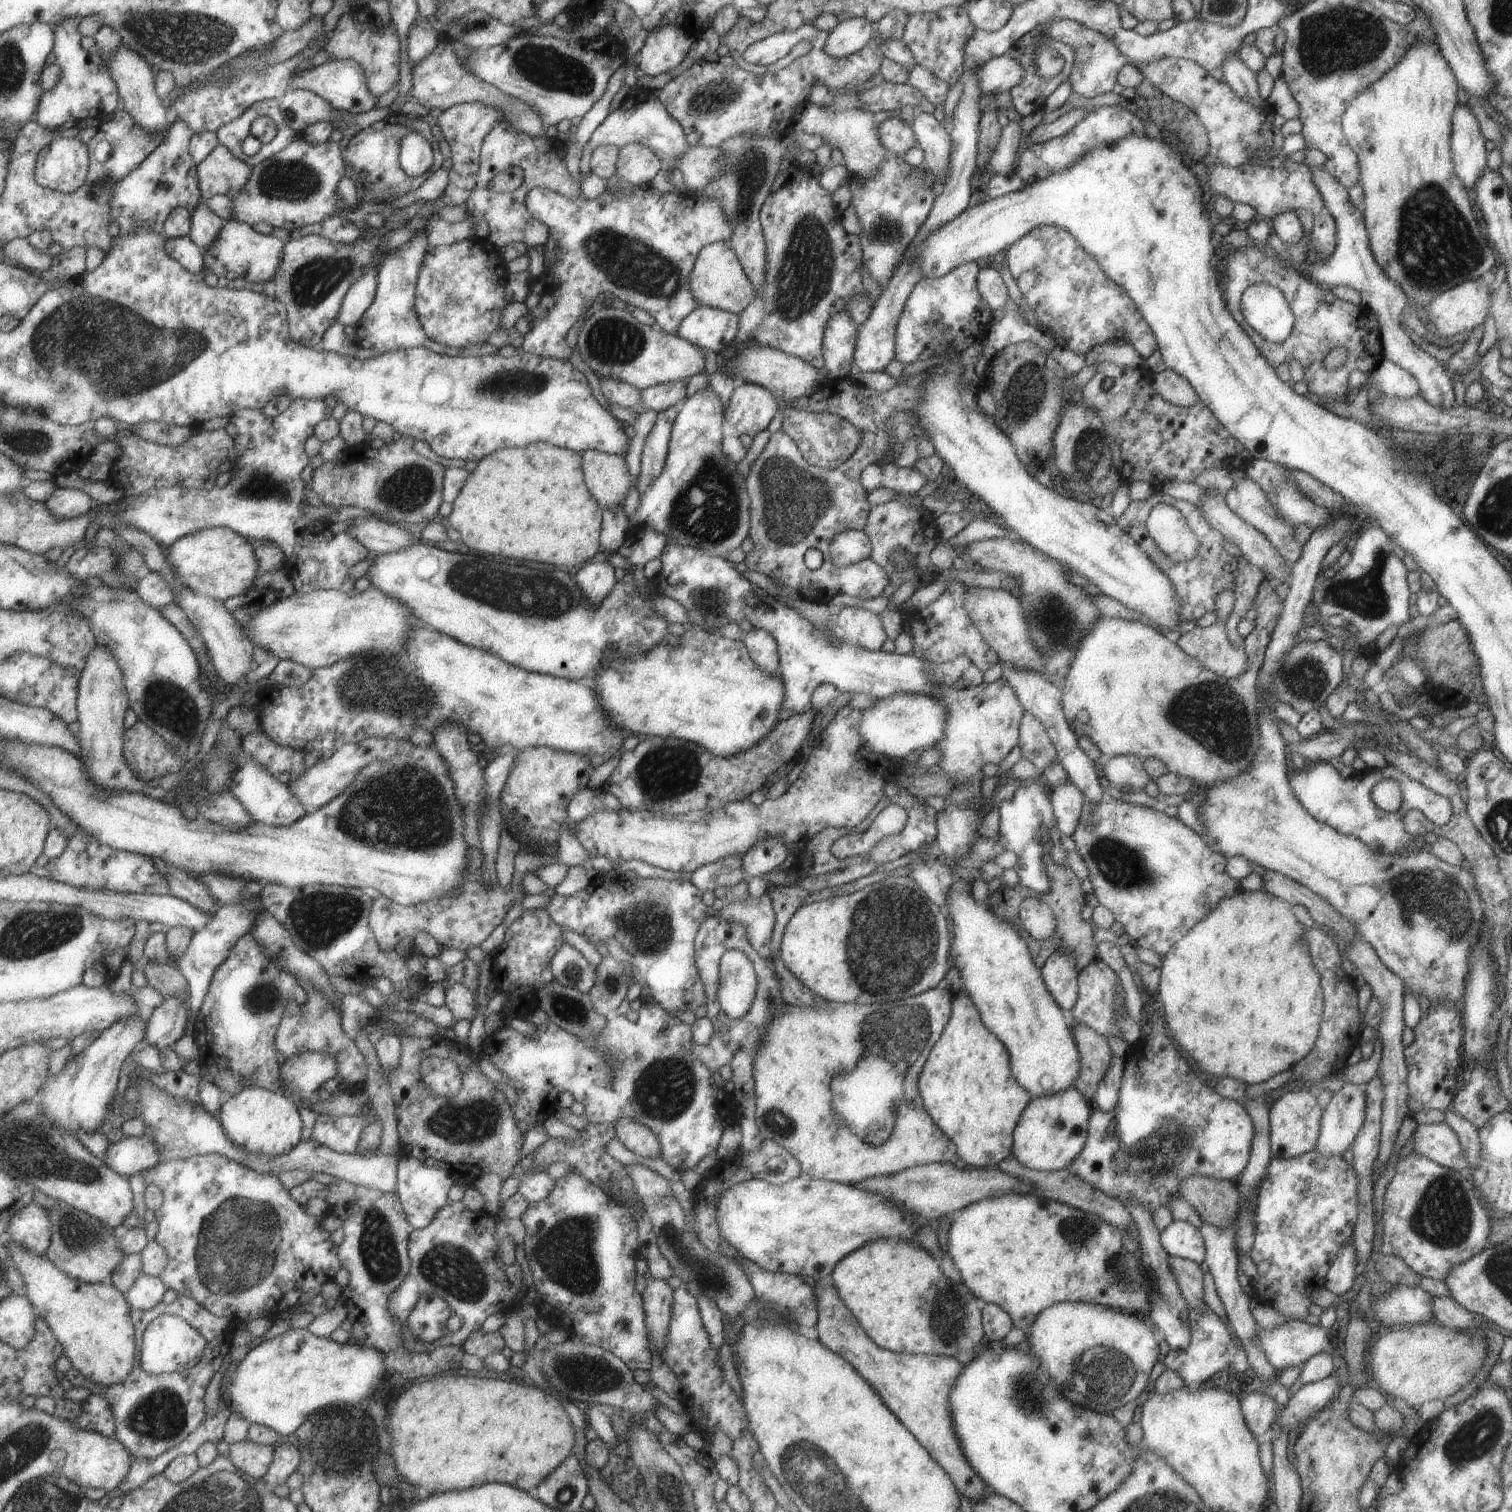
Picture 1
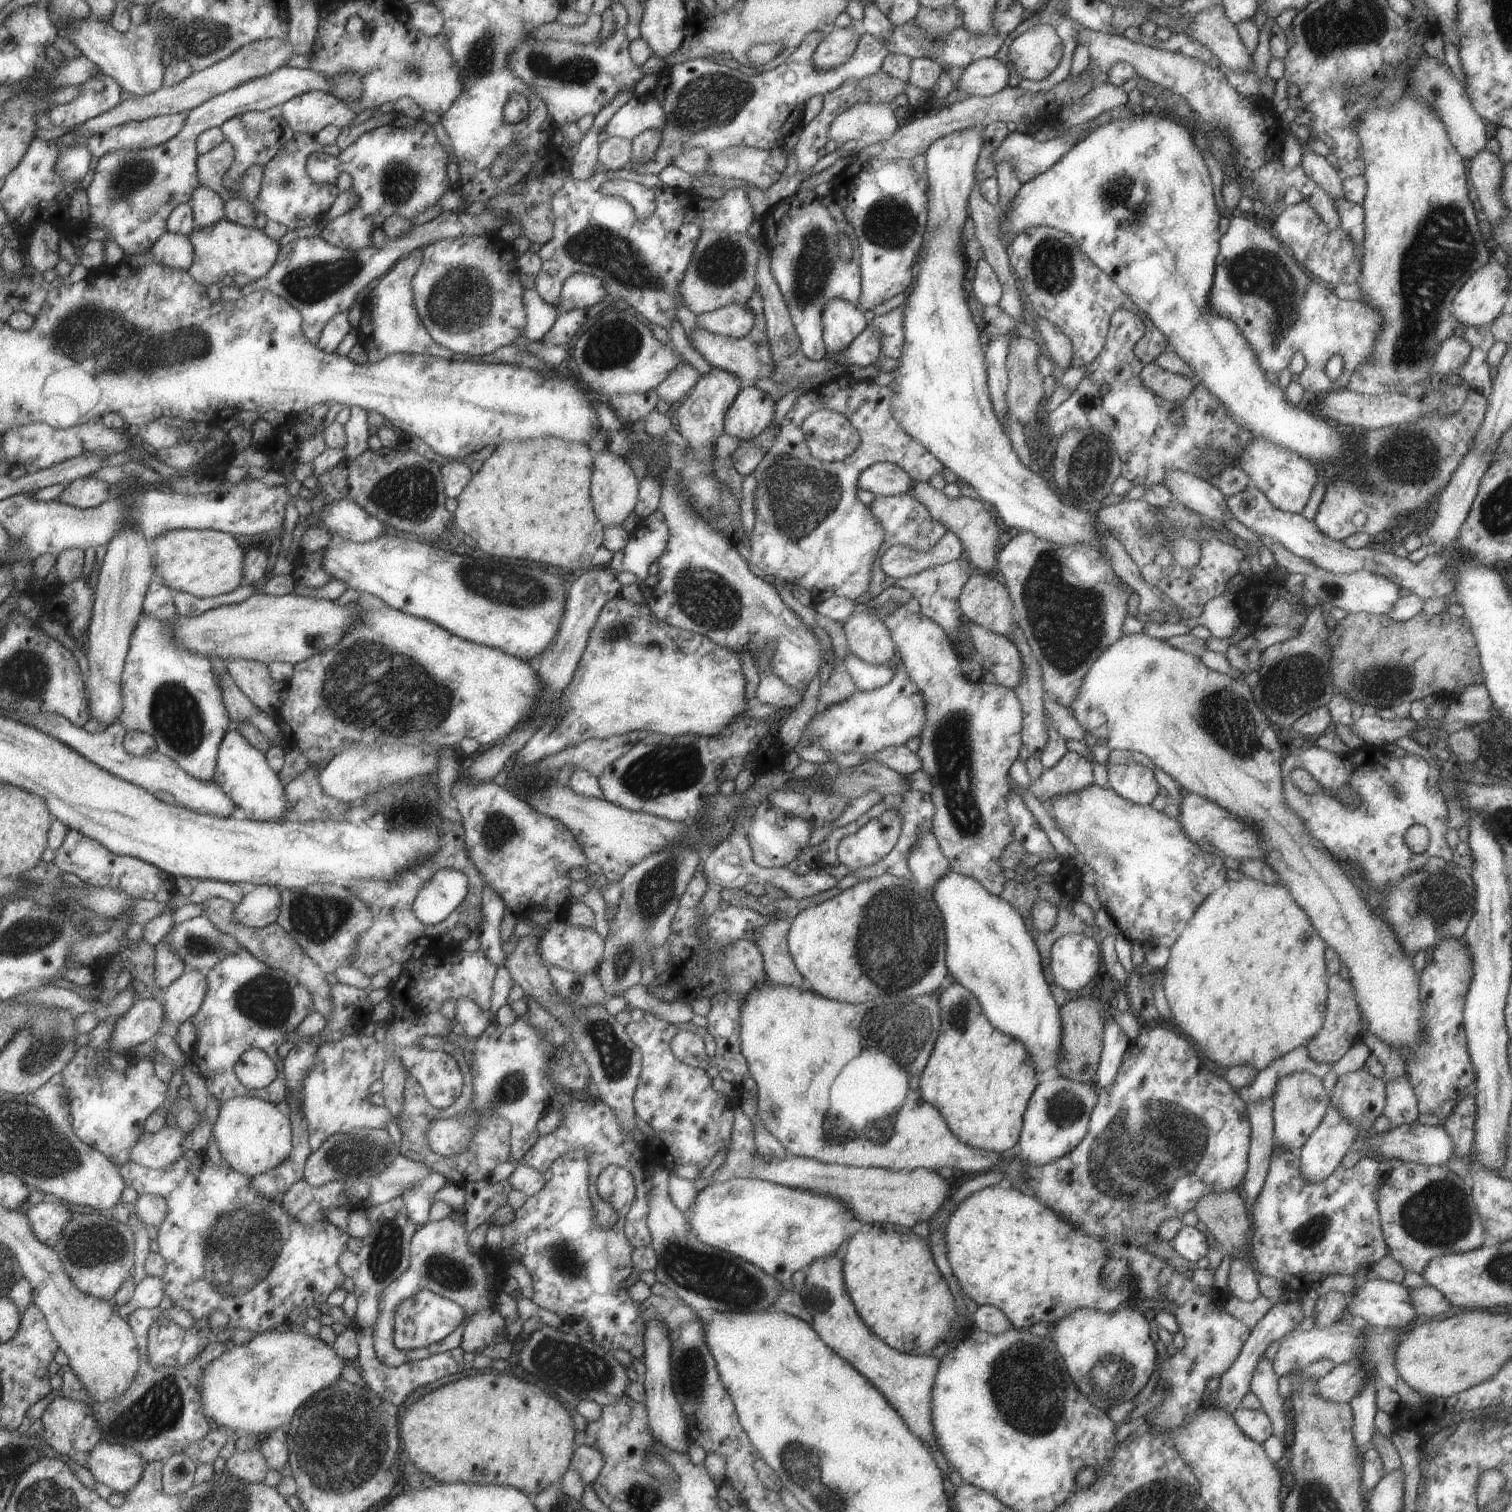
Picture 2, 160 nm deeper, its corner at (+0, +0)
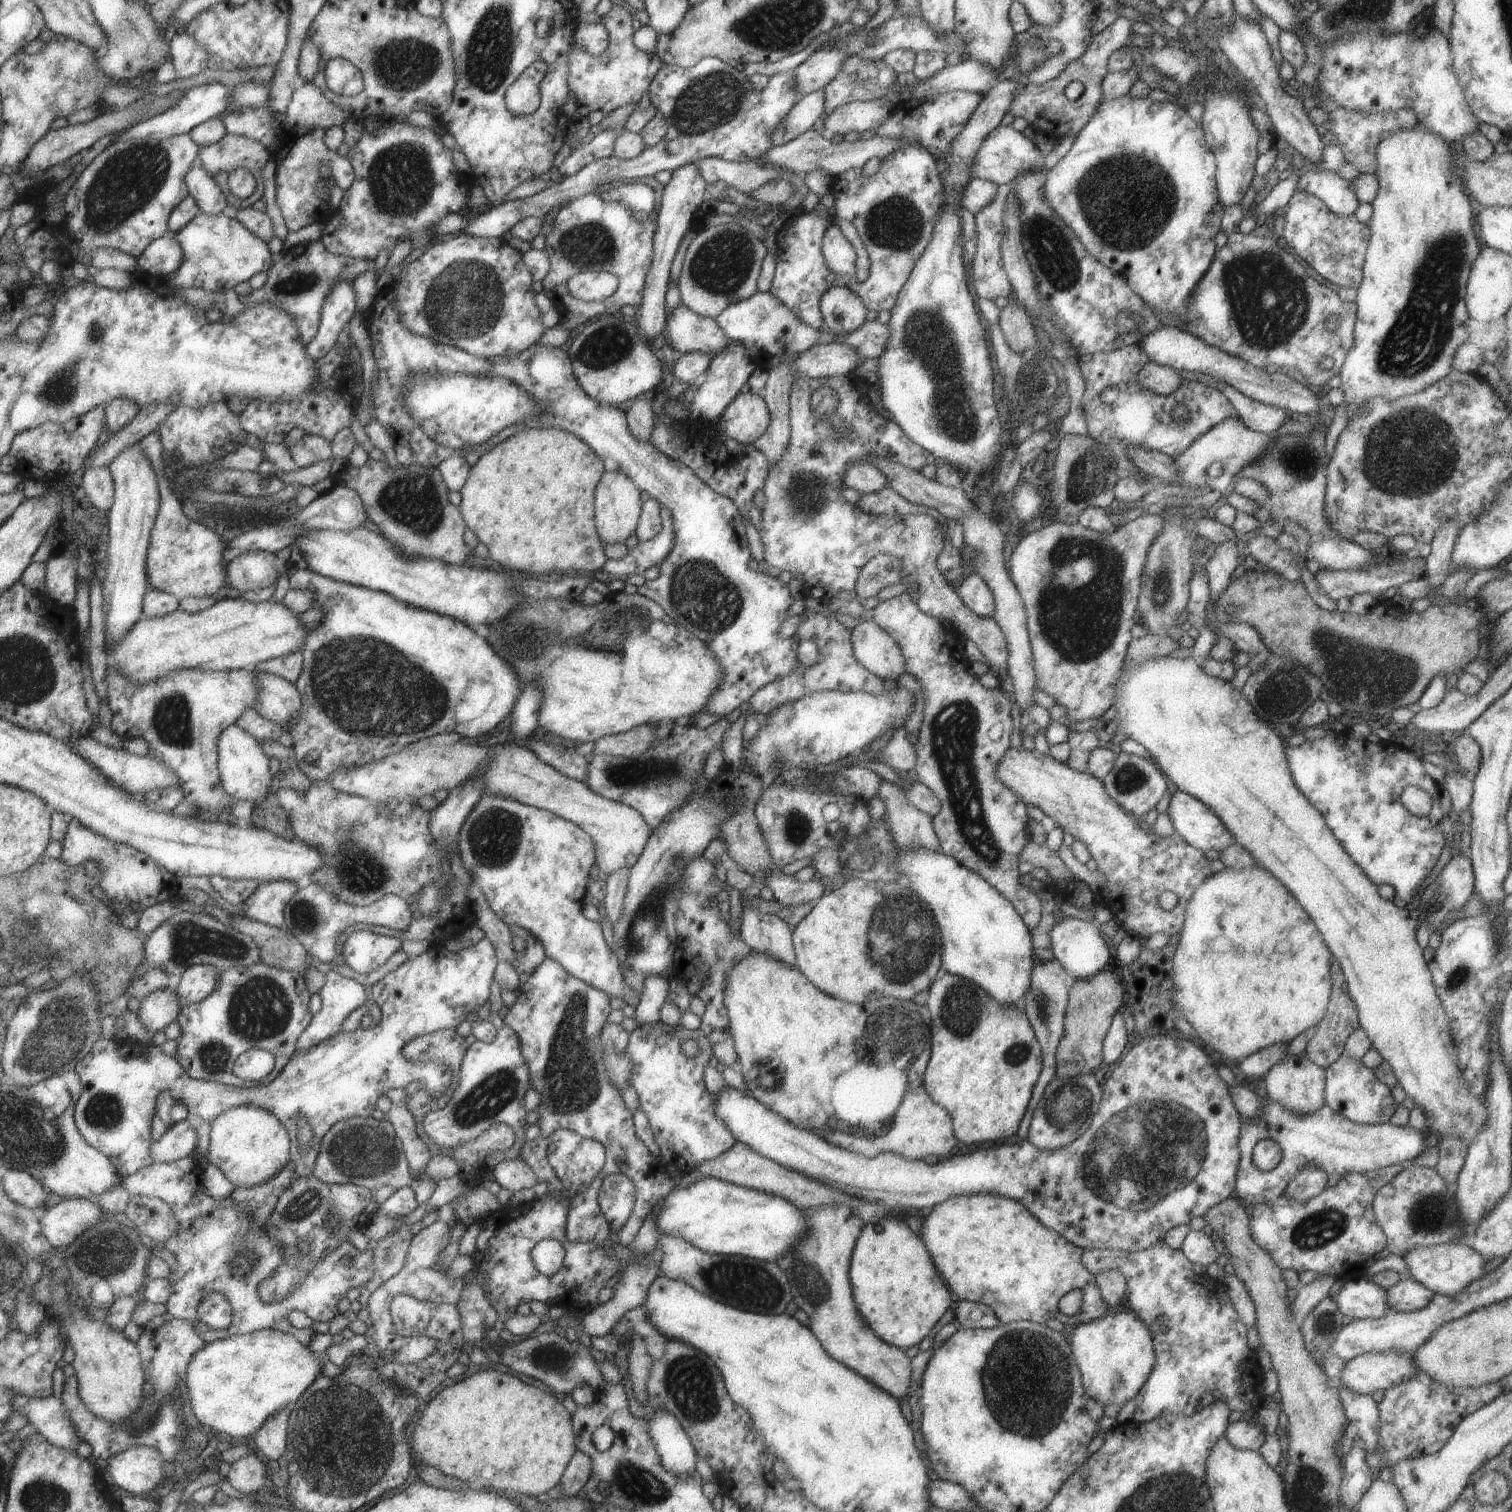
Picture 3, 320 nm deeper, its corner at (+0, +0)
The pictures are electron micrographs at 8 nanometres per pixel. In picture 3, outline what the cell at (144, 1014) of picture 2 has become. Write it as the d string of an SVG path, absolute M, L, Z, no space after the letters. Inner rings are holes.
M168 988L159 989L140 1000L137 1018L147 1032L163 1031L178 1018L181 1006L177 993Z

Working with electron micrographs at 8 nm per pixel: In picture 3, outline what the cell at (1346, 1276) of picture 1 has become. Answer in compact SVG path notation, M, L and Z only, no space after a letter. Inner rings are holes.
M1329 1297L1322 1298L1299 1320L1303 1346L1315 1362L1327 1356L1337 1333L1350 1320L1348 1316L1338 1312L1338 1308Z

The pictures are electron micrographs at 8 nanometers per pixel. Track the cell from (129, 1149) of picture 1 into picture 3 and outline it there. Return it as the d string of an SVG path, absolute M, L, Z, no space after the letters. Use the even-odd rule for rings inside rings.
M183 1119L172 1122L159 1140L150 1144L150 1155L154 1162L168 1163L191 1155L196 1148L194 1126Z

